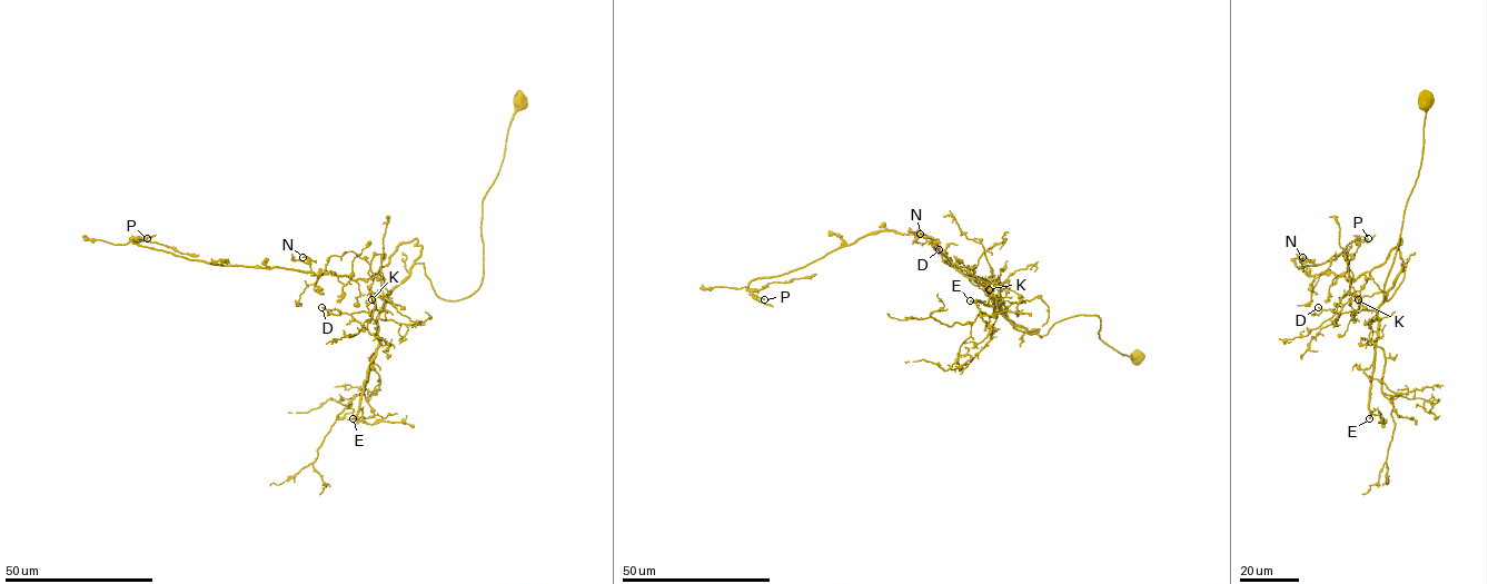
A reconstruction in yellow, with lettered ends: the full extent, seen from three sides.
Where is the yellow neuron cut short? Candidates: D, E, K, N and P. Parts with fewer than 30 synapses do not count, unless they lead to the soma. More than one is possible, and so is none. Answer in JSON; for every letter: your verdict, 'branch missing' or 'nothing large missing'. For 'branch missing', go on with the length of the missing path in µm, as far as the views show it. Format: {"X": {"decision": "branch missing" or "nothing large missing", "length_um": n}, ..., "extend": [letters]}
{"D": {"decision": "nothing large missing"}, "E": {"decision": "branch missing", "length_um": 60}, "K": {"decision": "nothing large missing"}, "N": {"decision": "nothing large missing"}, "P": {"decision": "nothing large missing"}, "extend": ["E"]}

